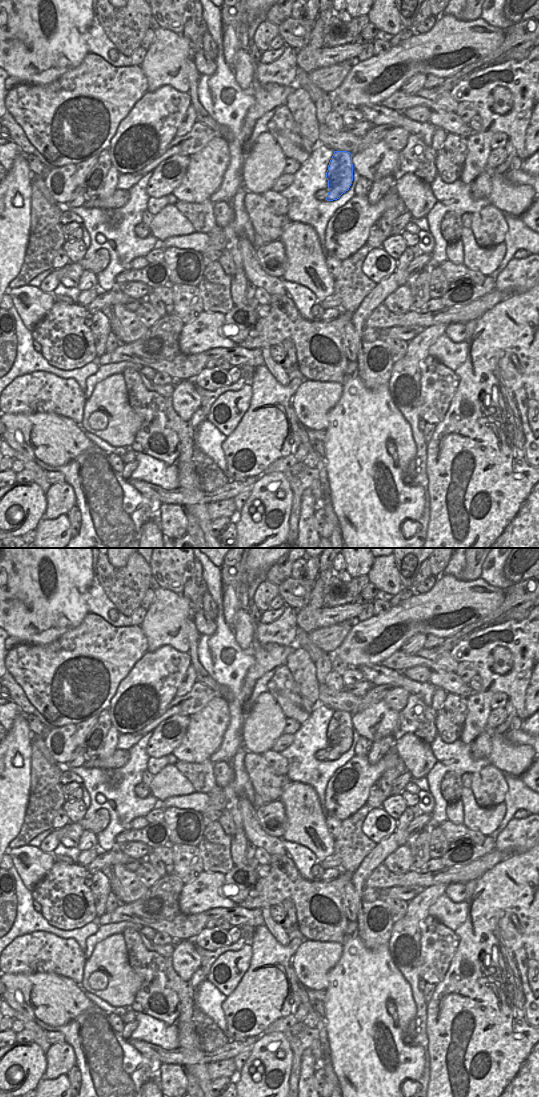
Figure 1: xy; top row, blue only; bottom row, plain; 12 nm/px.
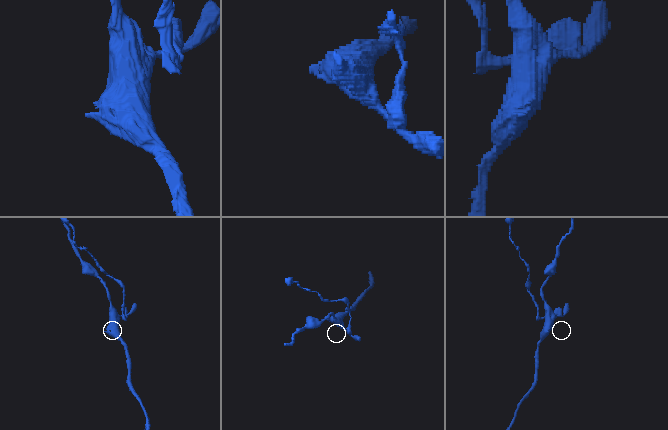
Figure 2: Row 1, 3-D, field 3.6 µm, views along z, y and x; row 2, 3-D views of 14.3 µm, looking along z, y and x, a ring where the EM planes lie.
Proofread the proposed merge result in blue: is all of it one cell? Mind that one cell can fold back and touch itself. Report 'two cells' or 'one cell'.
two cells

